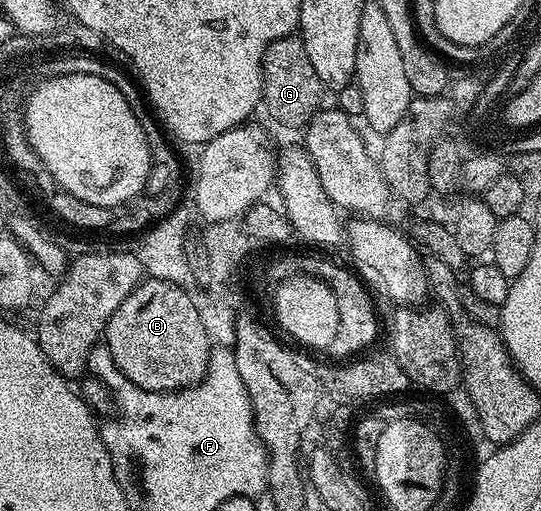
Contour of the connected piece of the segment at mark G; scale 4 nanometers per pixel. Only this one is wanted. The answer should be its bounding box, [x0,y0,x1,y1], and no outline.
[262,34,324,129]

